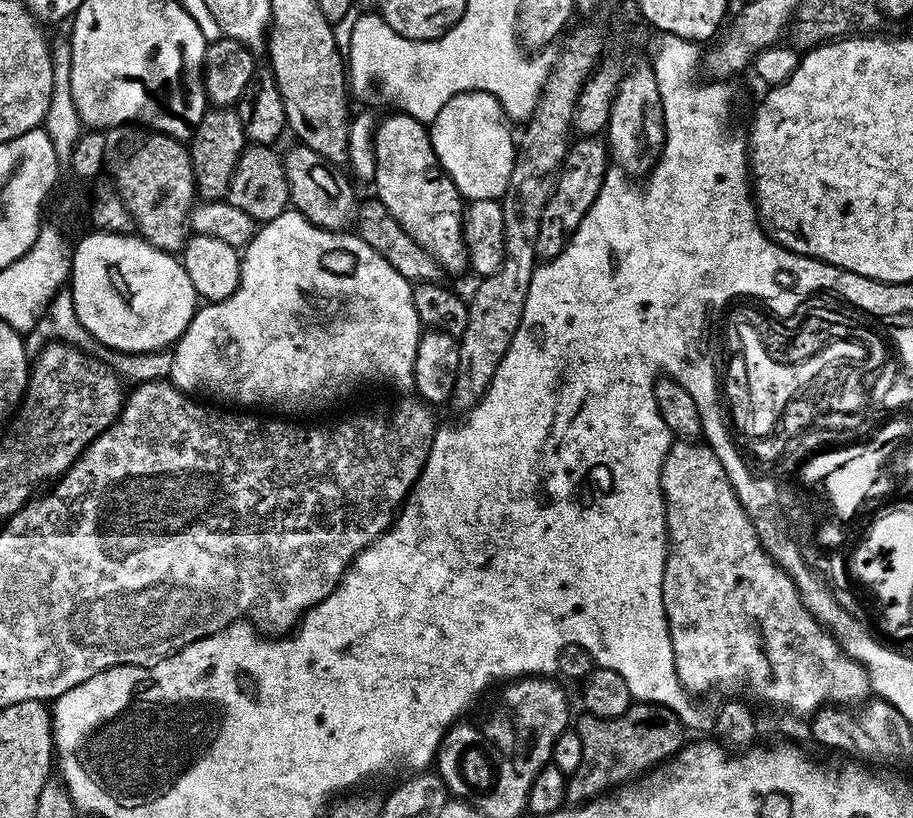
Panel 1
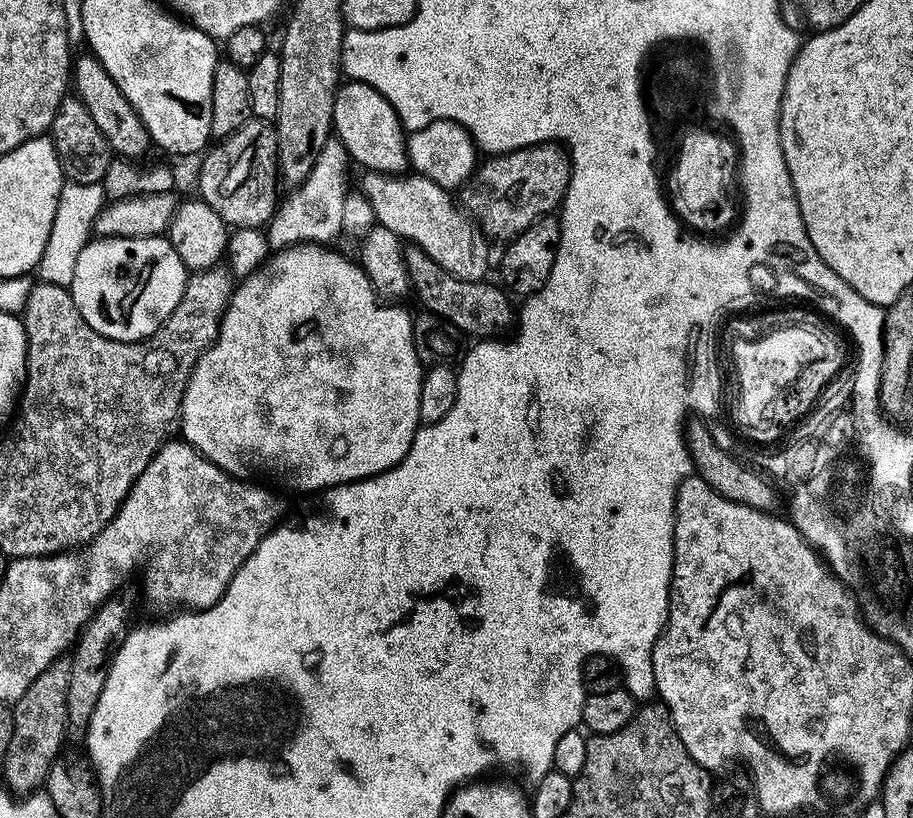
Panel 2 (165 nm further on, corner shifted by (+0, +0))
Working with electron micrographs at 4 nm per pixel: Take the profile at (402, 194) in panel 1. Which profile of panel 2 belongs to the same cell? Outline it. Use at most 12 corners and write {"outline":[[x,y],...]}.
{"outline":[[374,86],[336,89],[332,127],[370,172],[409,171],[406,129]]}

